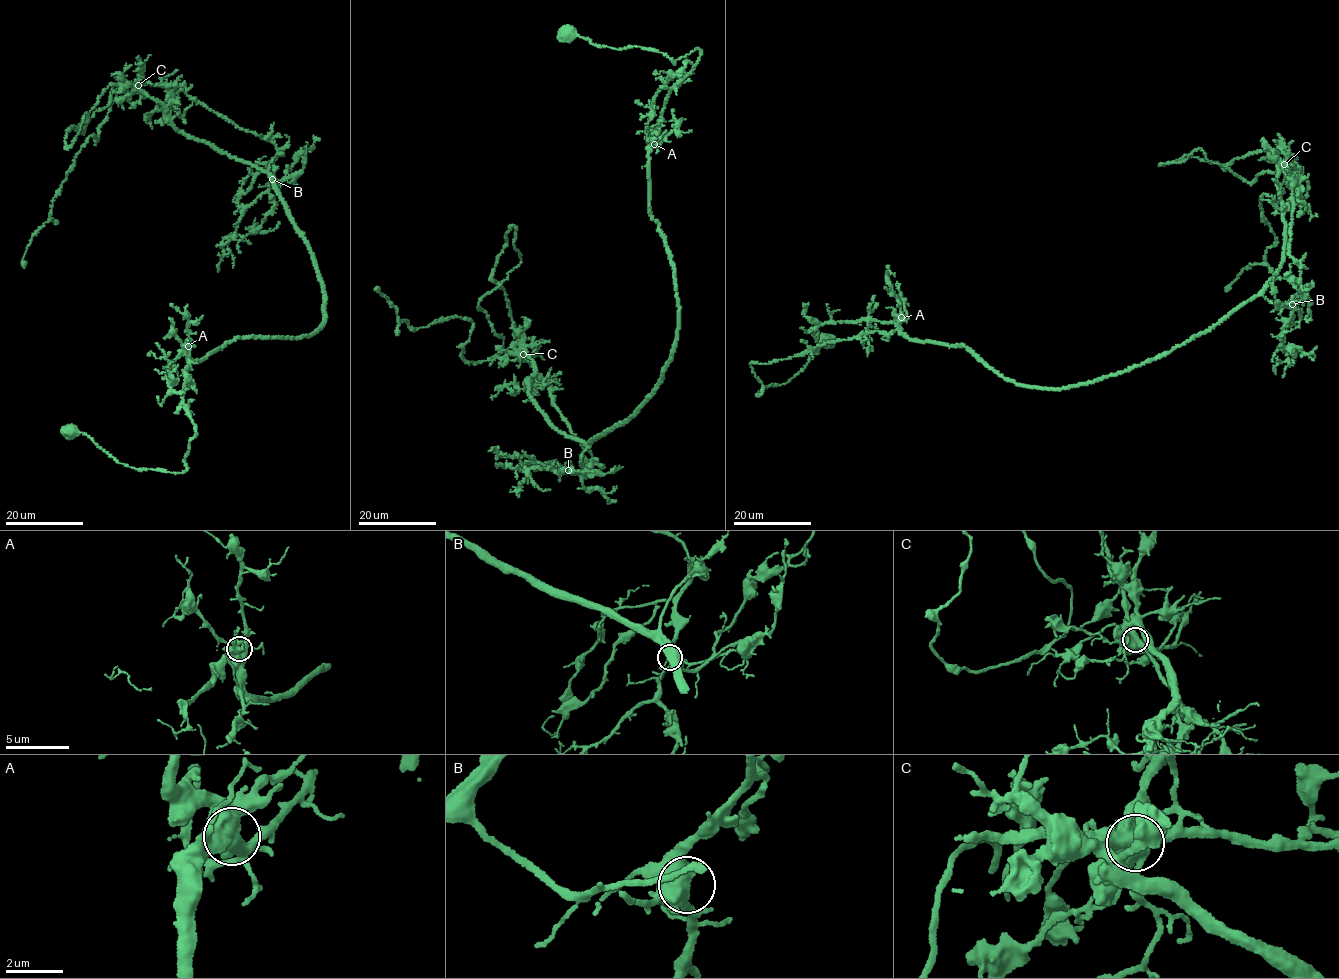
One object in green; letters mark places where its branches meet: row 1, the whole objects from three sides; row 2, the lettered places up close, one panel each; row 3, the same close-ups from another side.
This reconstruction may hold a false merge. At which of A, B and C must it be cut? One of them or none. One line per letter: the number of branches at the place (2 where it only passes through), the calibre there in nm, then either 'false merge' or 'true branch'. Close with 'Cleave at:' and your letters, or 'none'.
A: 4 | 600 nm | true branch
B: 5 | 500 nm | true branch
C: 5 | 600 nm | false merge
Cleave at: C

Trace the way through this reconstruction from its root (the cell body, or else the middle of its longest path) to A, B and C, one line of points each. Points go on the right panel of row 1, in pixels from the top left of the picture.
A: (827, 341), (794, 377), (756, 394), (762, 383), (751, 363), (803, 355), (868, 332), (888, 334), (901, 317)
B: (827, 341), (756, 394), (751, 363), (897, 331), (1067, 388), (1158, 358), (1256, 296), (1292, 304)
C: (827, 341), (756, 394), (751, 363), (872, 332), (963, 346), (1039, 388), (1121, 374), (1273, 278), (1284, 164)

